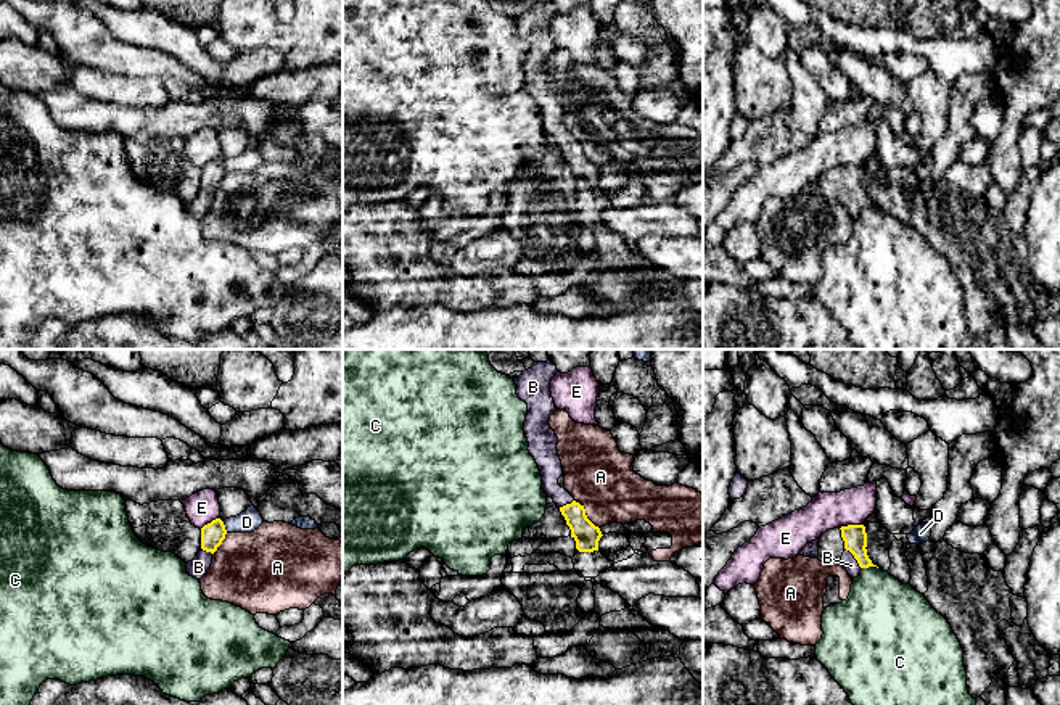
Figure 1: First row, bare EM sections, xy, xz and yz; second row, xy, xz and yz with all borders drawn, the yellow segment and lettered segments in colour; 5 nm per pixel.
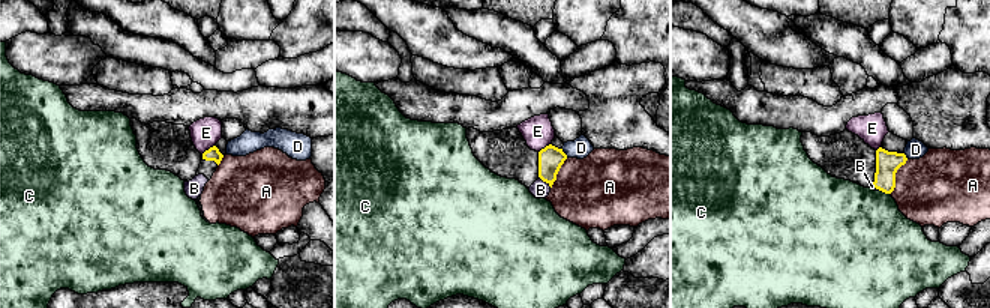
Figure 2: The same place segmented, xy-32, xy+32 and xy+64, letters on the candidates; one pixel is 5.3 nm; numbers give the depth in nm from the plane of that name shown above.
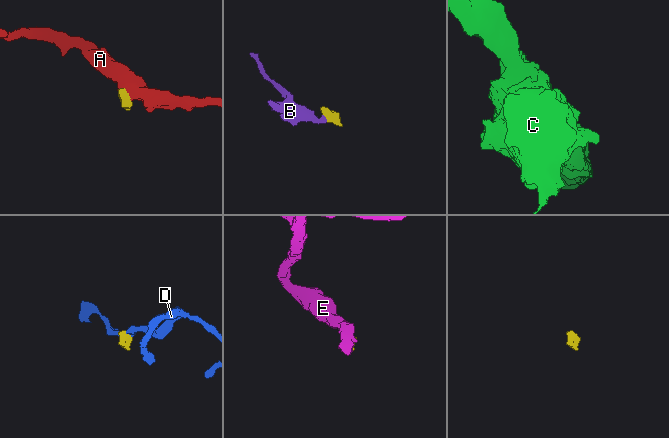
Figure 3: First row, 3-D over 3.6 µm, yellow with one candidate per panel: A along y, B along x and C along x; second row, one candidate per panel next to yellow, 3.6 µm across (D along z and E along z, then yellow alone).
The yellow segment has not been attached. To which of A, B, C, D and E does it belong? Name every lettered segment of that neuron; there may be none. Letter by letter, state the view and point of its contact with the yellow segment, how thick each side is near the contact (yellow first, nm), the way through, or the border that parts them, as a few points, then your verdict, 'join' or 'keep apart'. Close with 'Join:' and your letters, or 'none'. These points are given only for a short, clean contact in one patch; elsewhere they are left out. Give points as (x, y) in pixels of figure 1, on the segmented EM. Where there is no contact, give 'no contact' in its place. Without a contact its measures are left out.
A: contact xz (584, 514); calibres 130 and 320 nm; border xz (575, 499), (599, 528); keep apart
B: contact yz (854, 557); calibres 120 and 70 nm; way yz (854, 536), (854, 557), (851, 565); join
C: contact yz (869, 565); calibres 120 and 380 nm; border yz (877, 567), (862, 568); keep apart
D: contact xy (224, 527); calibres 120 and 110 nm; border xy (222, 522), (227, 531); keep apart
E: contact yz (851, 525); calibres 120 and 190 nm; border yz (862, 523), (848, 523), (840, 528); keep apart
Join: B

